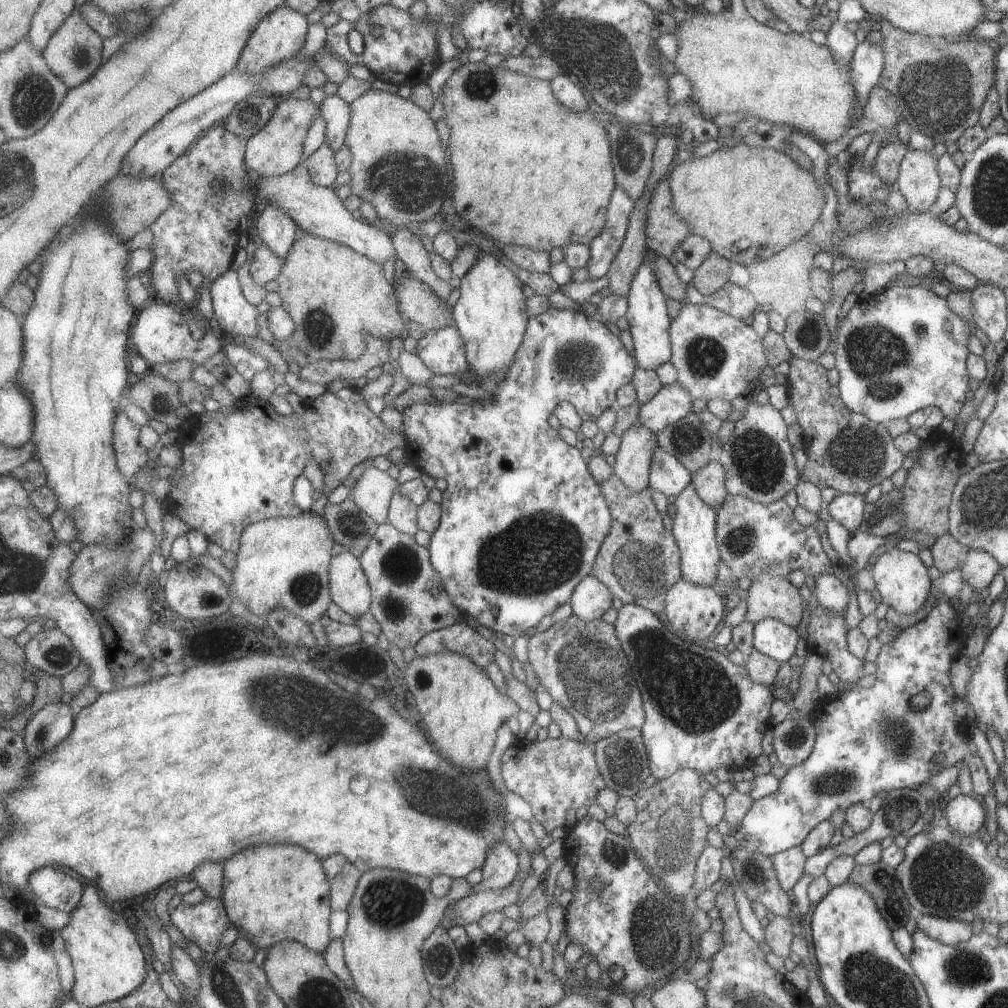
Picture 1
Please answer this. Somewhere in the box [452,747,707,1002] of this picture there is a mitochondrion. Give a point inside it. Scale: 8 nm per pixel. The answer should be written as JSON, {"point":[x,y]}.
{"point":[657,939]}

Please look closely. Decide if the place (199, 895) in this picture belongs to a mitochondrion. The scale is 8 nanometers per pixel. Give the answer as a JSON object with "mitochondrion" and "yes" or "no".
{"mitochondrion":"no"}

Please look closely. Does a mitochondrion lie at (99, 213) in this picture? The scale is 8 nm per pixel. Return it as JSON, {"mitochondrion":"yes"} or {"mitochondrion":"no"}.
{"mitochondrion":"no"}

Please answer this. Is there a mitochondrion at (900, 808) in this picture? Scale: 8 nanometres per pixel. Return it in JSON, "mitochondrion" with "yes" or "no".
{"mitochondrion":"yes"}

